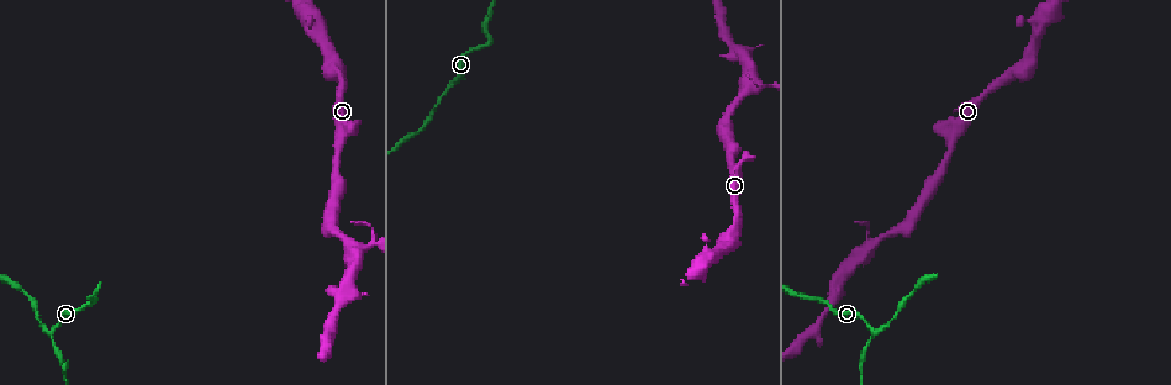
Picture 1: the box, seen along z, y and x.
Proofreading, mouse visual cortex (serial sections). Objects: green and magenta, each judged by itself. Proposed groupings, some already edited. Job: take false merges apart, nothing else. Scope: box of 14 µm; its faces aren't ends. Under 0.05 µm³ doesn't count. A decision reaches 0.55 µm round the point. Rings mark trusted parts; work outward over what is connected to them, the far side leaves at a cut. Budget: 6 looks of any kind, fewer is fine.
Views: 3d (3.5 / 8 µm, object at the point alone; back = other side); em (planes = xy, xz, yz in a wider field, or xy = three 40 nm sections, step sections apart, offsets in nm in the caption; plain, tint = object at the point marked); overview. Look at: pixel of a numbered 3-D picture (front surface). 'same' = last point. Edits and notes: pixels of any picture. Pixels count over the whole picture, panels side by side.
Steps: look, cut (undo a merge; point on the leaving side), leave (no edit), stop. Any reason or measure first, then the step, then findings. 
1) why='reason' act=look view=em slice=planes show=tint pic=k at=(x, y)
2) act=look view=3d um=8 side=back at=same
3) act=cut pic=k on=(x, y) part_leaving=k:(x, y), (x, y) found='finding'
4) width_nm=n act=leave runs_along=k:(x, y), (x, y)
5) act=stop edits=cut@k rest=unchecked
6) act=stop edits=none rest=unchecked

why='branch point' act=look view=3d um=3.5 pic=1 at=(353, 249)

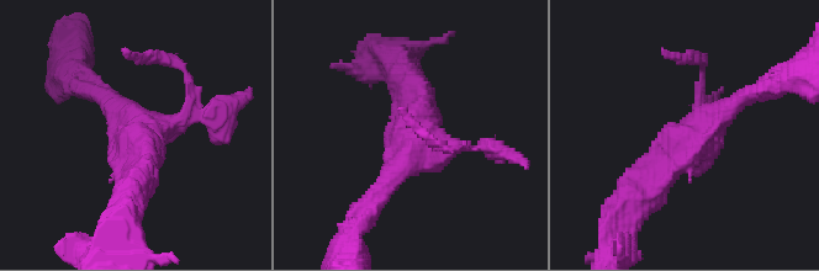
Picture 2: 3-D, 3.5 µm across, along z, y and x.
arms=3 arm_widths_nm=150,250,400 act=look view=em slice=xy step=5 show=tint pic=2 at=(142, 135)

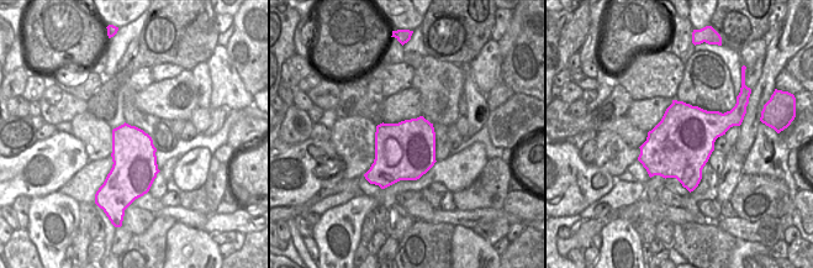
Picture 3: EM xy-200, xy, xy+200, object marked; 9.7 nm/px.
act=leave runs_along=2:(754, 91), (643, 186) found='continuous, no second cell'

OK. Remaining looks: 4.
why='three arms meet' act=look view=3d um=3.5 pic=1 at=(874, 331)

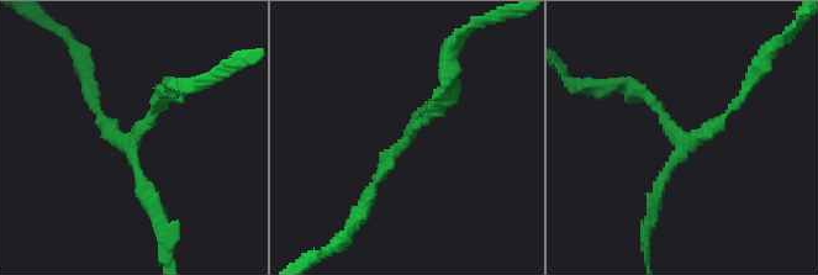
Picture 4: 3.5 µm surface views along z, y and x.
arms=3 arm_widths_nm=150,150,150 why='need the tissue' act=look view=em slice=planes show=tint pic=4 at=(134, 139)

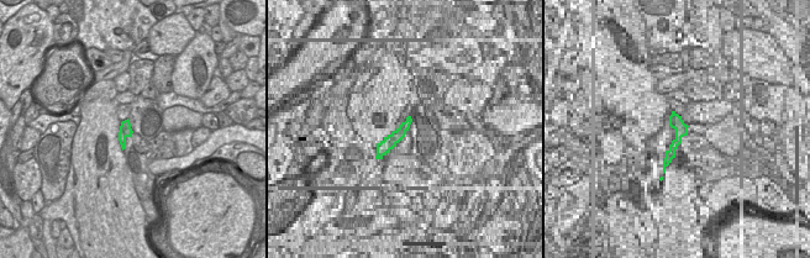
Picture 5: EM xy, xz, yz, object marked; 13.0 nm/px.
width_nm=160 act=leave runs_along=4:(449, 86), (388, 157), (369, 191) found='one cell here'

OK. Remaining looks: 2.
why='sharp bend' act=look view=3d um=3.5 pic=1 at=(95, 303)

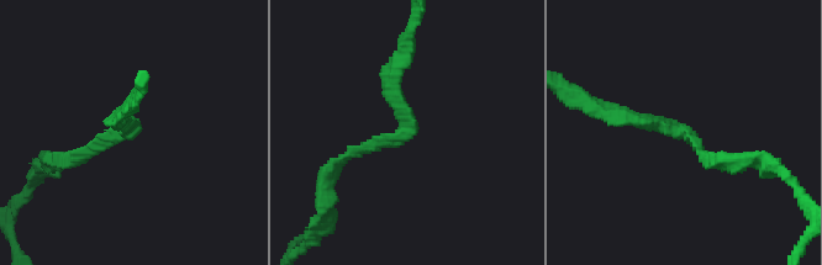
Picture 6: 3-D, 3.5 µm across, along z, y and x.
arm_widths_nm=150,200 act=look view=em slice=xy step=2 show=tint pic=6 at=(681, 133)

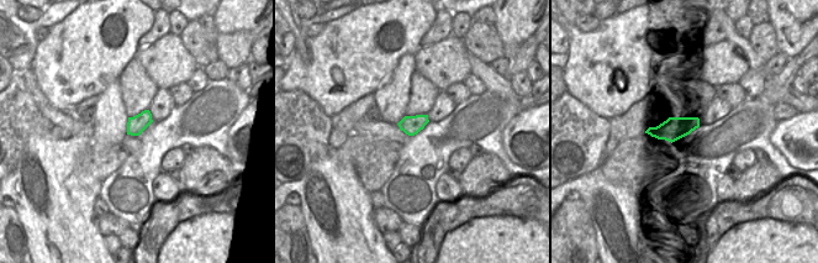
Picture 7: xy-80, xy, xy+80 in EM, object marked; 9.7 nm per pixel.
act=leave runs_along=6:(337, 162), (405, 131), (398, 58) found='one cell here'

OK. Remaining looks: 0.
act=stop edits=none rest=unchecked

